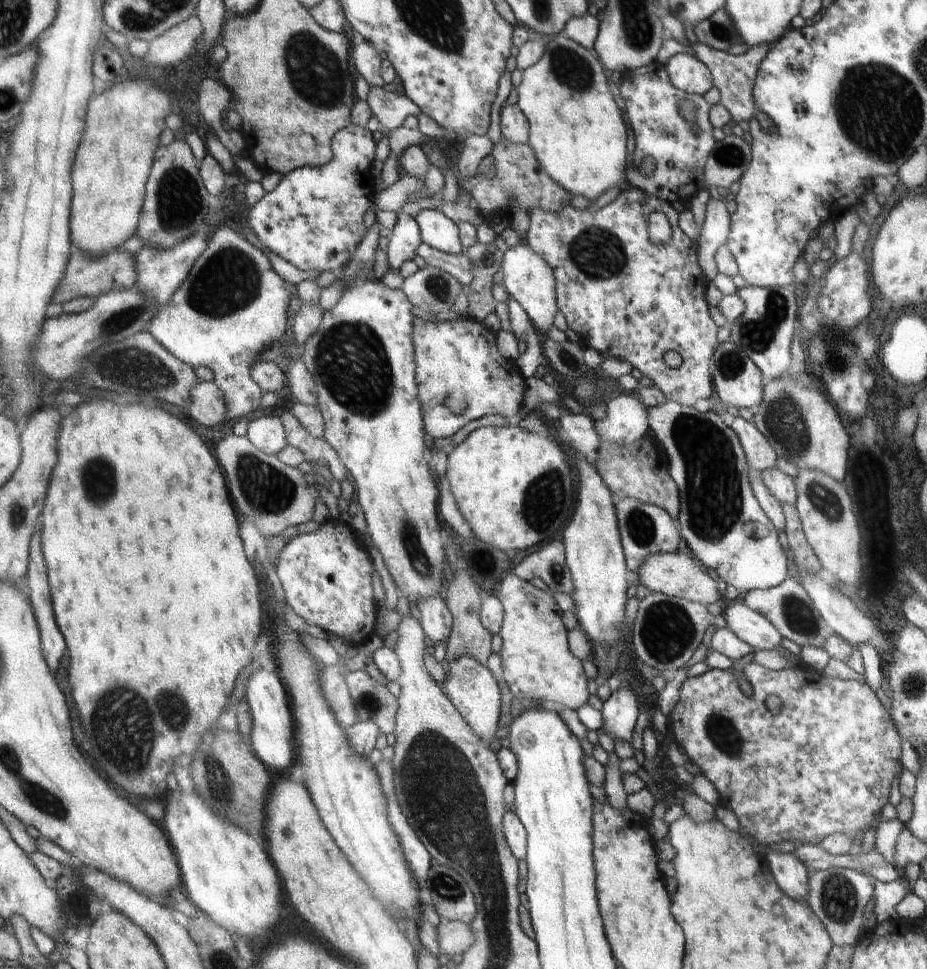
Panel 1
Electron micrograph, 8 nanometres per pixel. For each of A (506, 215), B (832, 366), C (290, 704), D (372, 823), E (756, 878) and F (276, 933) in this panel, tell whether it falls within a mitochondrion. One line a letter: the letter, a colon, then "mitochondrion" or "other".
A: other
B: mitochondrion
C: other
D: other
E: other
F: other

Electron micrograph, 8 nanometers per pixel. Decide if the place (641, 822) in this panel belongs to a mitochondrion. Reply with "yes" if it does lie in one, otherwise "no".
no

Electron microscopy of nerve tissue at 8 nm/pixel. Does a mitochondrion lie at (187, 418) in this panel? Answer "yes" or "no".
no

